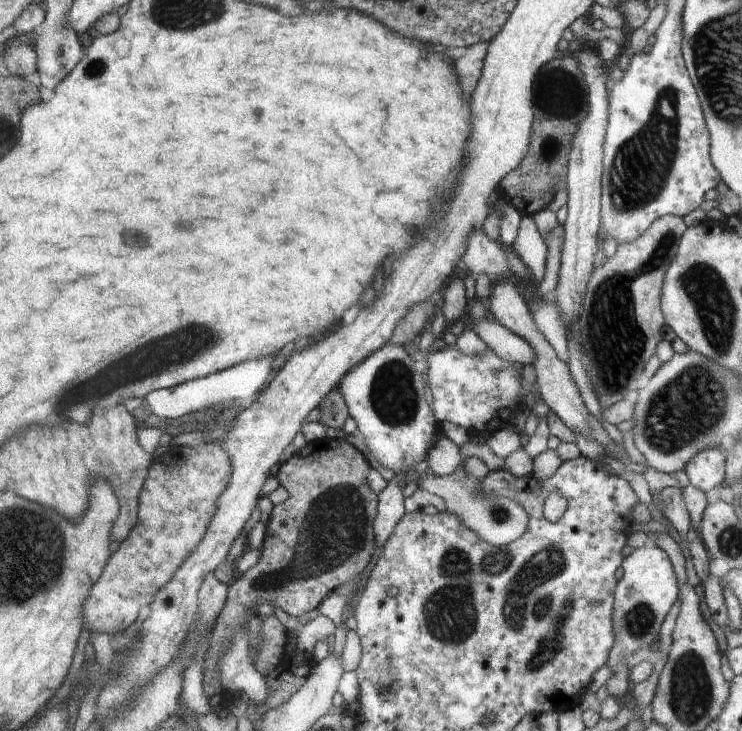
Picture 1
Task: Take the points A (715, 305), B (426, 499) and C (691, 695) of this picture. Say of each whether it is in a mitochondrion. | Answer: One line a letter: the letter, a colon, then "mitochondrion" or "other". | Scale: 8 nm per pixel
A: mitochondrion
B: other
C: mitochondrion

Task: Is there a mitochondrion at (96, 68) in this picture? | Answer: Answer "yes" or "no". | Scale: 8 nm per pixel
yes

